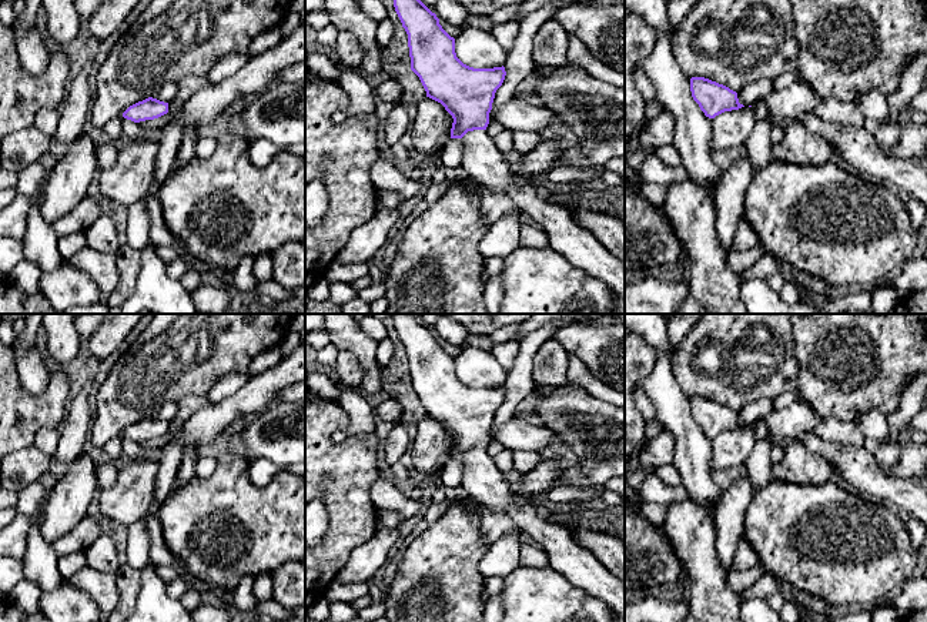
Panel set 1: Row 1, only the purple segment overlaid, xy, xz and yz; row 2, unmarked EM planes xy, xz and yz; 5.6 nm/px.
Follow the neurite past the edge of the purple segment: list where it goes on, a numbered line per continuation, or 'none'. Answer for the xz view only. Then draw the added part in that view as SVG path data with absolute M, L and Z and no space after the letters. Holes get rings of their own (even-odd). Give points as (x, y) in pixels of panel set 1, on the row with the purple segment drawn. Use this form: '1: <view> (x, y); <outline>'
1: xz (484, 163); M486 130L468 131L462 146L461 165L469 180L506 194L541 225L556 253L625 298L625 261L613 257L590 231L576 224L563 205L549 203L536 183L521 183Z

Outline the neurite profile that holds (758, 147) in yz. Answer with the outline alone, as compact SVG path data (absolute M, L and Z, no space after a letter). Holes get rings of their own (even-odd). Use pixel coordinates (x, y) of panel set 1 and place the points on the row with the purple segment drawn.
M767 113L764 120L756 121L747 141L744 143L744 154L750 160L753 173L766 167L772 160L770 133L774 124L774 120Z

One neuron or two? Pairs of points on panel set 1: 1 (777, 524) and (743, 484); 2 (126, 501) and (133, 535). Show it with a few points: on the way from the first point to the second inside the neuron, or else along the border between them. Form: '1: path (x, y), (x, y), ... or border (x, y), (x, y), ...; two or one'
1: border (755, 492), (746, 508), (743, 527); two
2: border (153, 501), (140, 518), (126, 527); two

